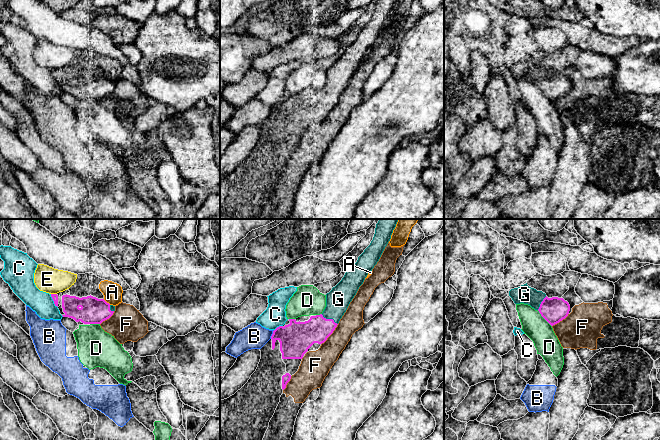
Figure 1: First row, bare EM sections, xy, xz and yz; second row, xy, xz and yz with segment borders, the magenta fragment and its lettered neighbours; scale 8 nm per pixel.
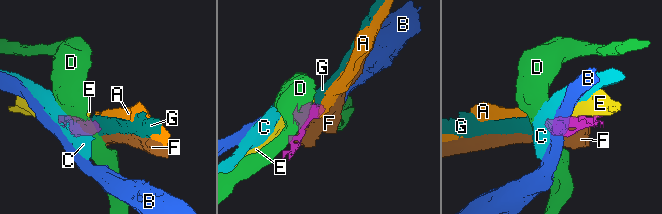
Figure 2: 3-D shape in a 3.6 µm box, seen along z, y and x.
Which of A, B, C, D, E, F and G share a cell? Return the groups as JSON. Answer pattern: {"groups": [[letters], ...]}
{"groups": [["A"], ["B"], ["C"], ["D"], ["E"], ["F"], ["G"]]}

